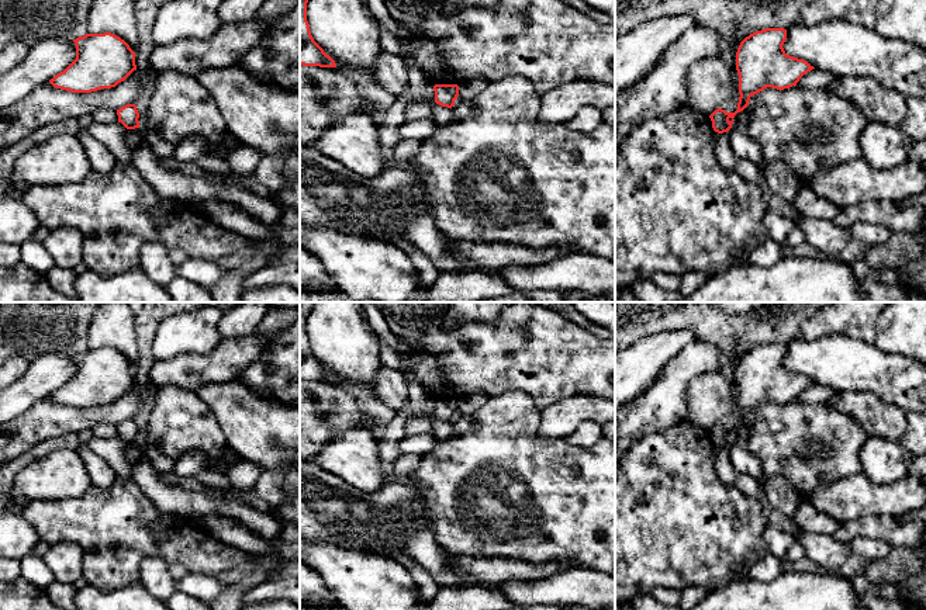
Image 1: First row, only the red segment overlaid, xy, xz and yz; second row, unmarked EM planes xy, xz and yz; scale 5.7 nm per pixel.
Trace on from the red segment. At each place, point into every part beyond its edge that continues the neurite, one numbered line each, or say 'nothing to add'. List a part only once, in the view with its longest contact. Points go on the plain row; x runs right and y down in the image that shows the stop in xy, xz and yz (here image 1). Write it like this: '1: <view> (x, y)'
nothing to add

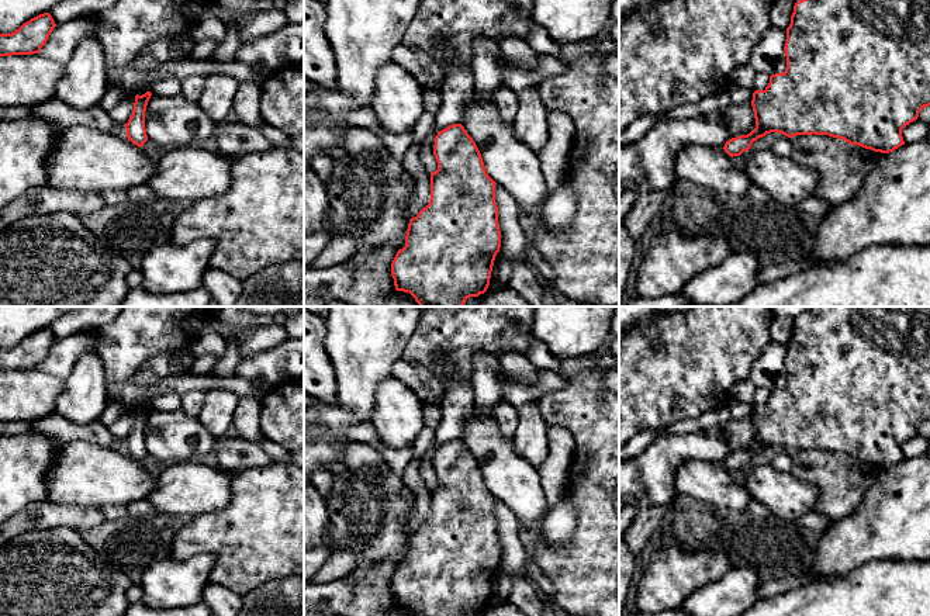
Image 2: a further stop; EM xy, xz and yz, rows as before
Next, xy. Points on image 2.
nothing to add

